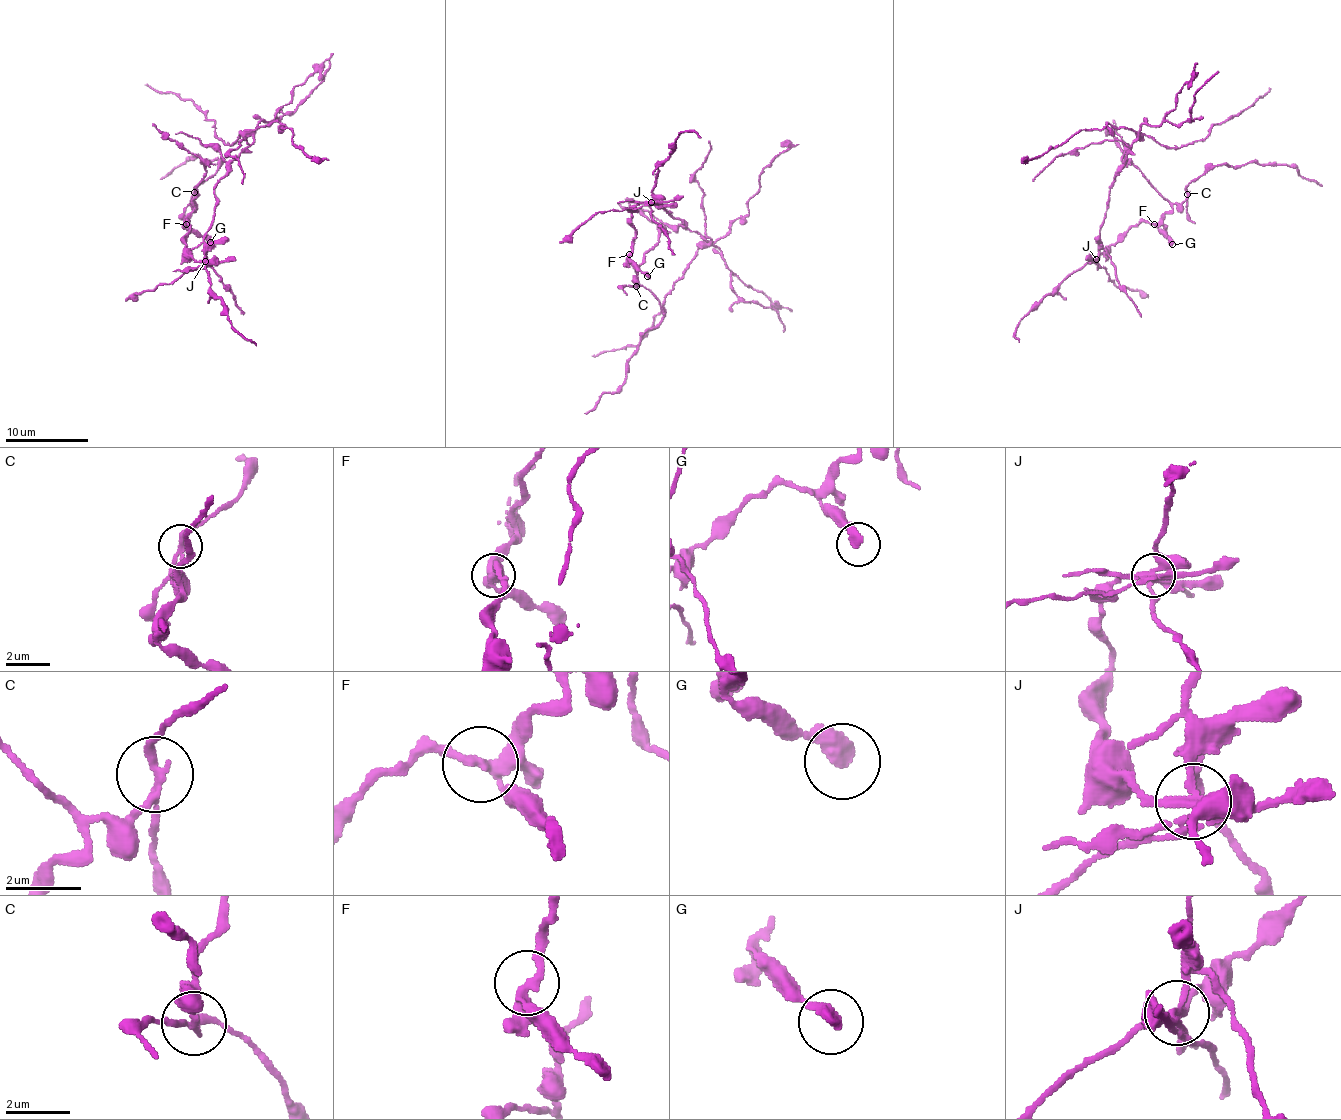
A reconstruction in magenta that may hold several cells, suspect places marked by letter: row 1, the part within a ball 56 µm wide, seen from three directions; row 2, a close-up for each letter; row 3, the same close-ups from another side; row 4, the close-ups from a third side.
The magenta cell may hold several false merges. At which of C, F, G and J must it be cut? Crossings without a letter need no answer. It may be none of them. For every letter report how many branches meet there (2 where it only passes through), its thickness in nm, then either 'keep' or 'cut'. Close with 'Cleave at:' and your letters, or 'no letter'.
C: 3 | 180 nm | cut
F: 4 | 280 nm | keep
G: 2 | 320 nm | keep
J: 5 | 280 nm | cut
Cleave at: C, J

